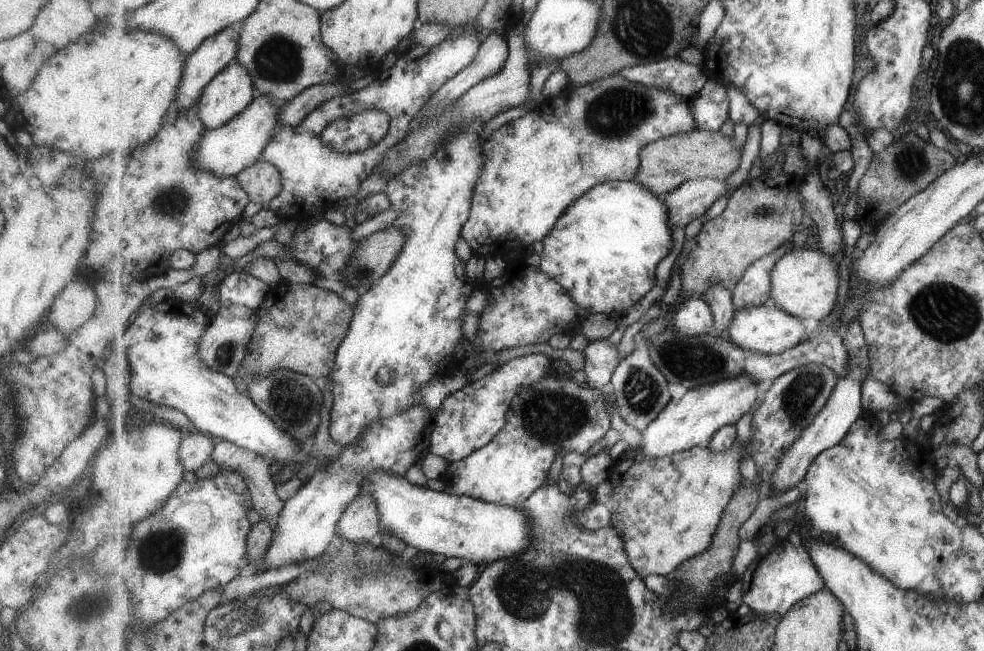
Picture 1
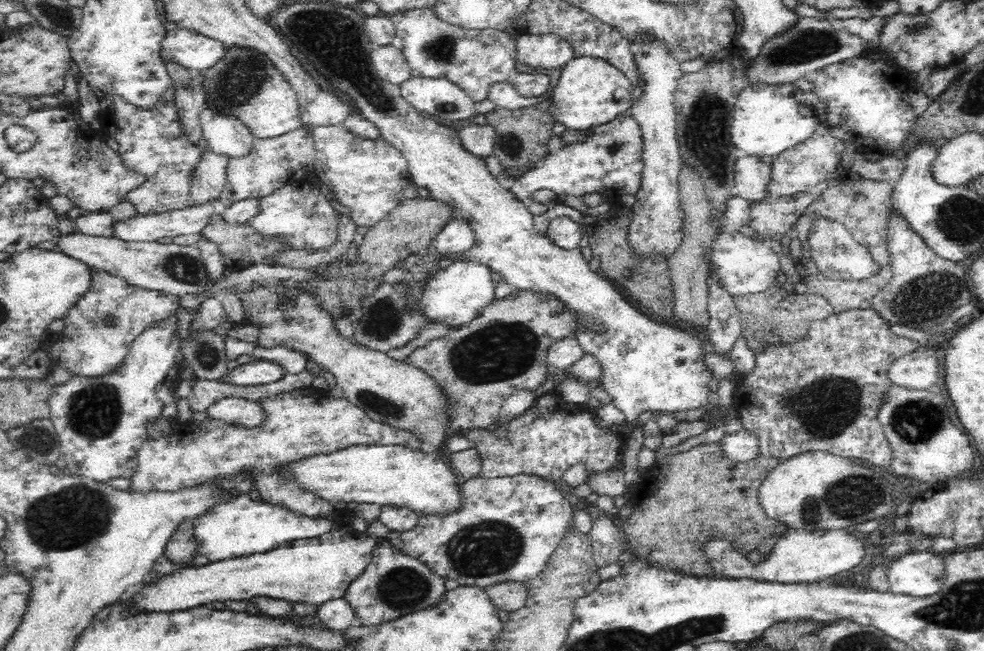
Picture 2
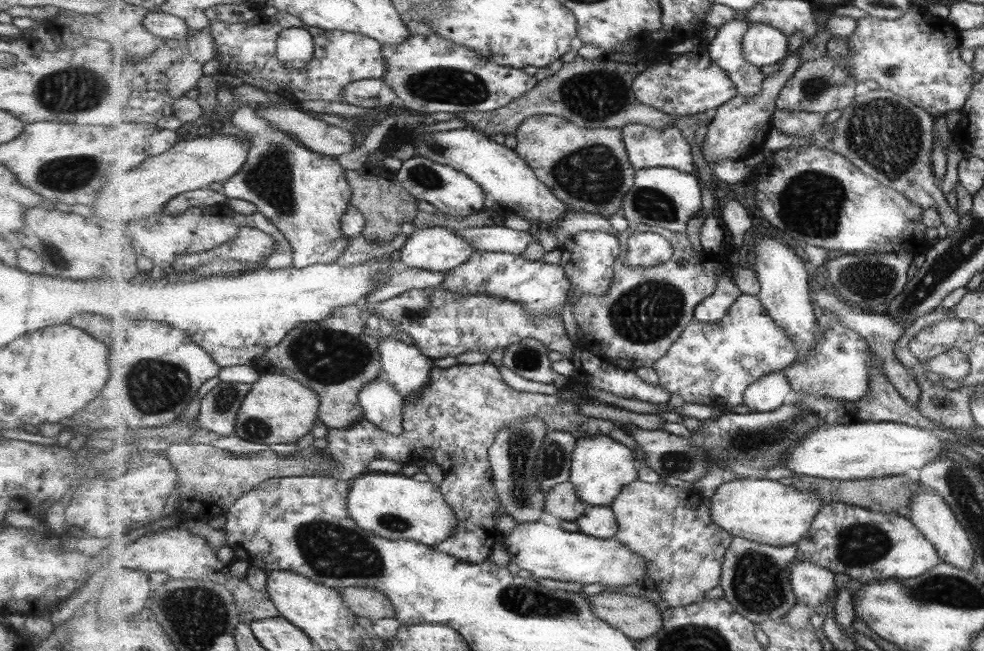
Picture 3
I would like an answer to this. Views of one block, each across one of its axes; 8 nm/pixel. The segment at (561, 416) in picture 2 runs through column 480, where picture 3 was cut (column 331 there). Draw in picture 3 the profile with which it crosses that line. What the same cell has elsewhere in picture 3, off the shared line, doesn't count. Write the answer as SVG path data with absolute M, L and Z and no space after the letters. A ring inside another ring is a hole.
M488 362L472 366L457 364L447 369L436 367L431 369L431 382L421 392L421 396L417 396L413 400L413 394L411 394L411 398L407 398L407 402L404 402L404 429L400 435L383 430L365 417L345 430L329 429L325 436L328 444L324 450L327 457L337 461L339 466L335 470L330 470L328 474L333 478L351 482L365 474L369 462L377 459L388 459L402 465L419 460L436 463L443 472L440 489L446 501L454 508L459 524L454 536L450 536L447 540L436 544L435 548L444 553L455 555L465 562L482 563L490 558L501 535L497 529L497 518L499 518L499 508L502 507L502 503L494 487L494 474L490 464L489 450L498 438L500 430L510 426L510 424L520 422L524 416L538 416L545 421L550 431L571 431L577 438L594 437L598 434L611 435L611 438L614 438L617 442L622 442L633 449L639 468L638 480L664 484L661 476L645 464L643 452L635 438L631 436L631 433L621 428L618 423L602 418L588 417L581 412L579 405L569 402L569 400L561 400L557 395L514 390L507 382L503 381L499 367Z

